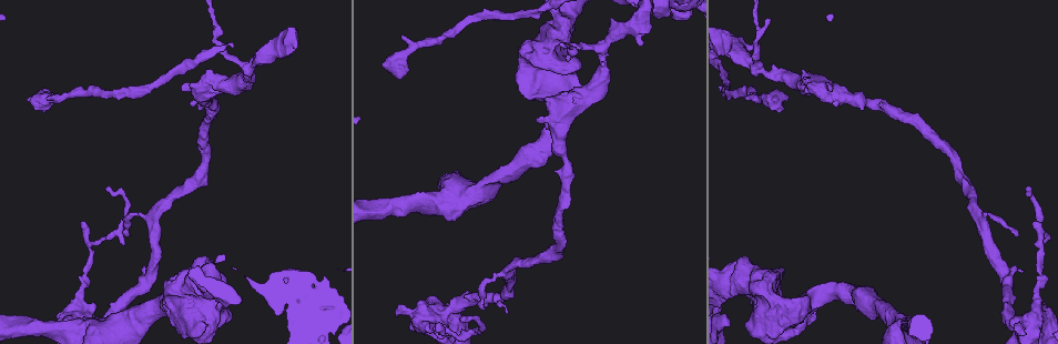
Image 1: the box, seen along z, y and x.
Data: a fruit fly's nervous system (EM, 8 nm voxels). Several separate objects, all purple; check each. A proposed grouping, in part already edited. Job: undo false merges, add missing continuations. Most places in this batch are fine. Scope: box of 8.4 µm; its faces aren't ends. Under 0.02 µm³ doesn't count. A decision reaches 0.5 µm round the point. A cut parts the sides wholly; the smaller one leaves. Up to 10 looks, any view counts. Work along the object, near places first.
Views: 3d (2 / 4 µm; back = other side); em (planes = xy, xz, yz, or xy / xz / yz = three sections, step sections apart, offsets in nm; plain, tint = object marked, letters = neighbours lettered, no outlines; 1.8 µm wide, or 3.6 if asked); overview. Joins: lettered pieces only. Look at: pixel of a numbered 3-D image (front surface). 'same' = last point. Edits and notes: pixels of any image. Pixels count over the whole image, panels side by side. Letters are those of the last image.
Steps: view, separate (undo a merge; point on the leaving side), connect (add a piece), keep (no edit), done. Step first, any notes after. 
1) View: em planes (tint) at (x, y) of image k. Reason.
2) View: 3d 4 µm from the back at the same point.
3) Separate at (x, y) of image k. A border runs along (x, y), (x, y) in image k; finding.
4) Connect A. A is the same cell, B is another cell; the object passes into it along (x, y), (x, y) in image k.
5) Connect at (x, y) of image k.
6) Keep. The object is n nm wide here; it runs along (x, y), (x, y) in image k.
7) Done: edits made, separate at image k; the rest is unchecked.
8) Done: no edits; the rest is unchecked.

View: em xy step 8 (tint) at (69, 96) of image 1. Calibre changes.

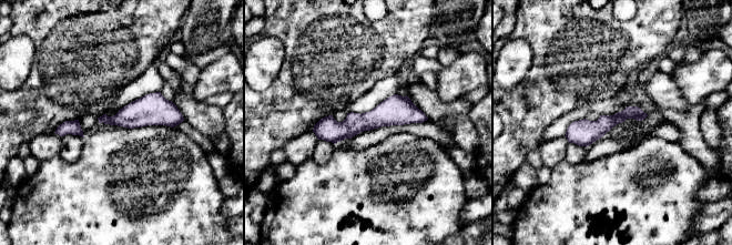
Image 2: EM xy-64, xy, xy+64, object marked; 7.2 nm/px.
View: em planes (letters) at the same point. Another direction.

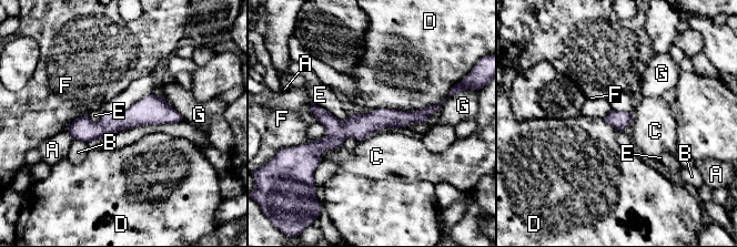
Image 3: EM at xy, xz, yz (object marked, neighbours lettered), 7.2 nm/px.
Keep. The object is 130 nm wide here; A, B, C, D, E, F and G are other cells; a border runs along (445, 98), (419, 110), (359, 114) in image 3; one cell here.

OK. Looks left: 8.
View: 3d 4 µm at (245, 68) of image 1. Abrupt turn.

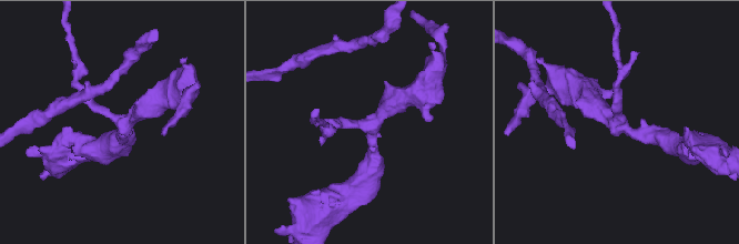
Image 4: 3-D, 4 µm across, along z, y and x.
View: em xy step 16 (tint) at (617, 120) of image 4. 3 arms meet here; now the EM.

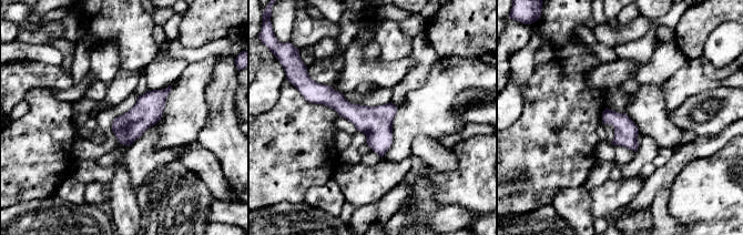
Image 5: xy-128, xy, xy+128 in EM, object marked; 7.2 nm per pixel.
View: em planes (letters) at the same point.

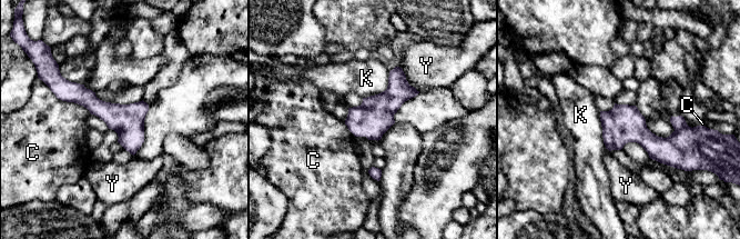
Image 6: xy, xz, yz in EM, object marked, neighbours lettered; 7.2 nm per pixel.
Keep. The object is 240 nm wide here; C, K and Y are other cells; a border runs along (389, 71), (387, 87), (363, 98) in image 6; one cell here.

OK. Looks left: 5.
View: 3d 4 µm at (555, 24) of image 1.

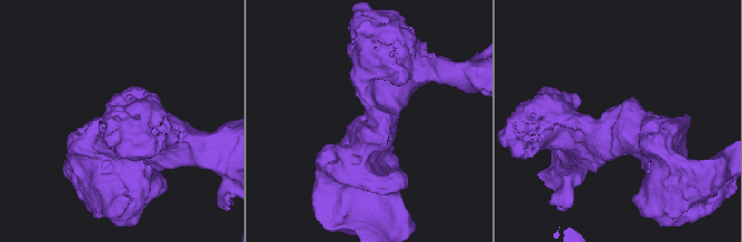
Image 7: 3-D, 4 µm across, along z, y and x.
View: em planes (letters) at (621, 139) of image 7. 4 arms meet here; shape alone is not enough.

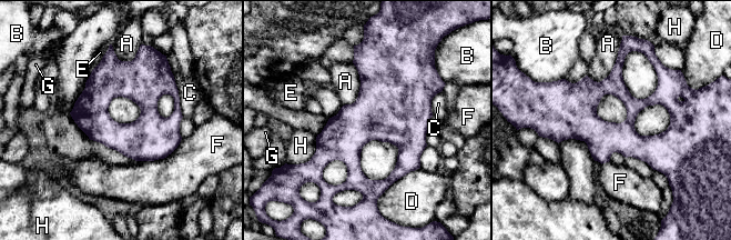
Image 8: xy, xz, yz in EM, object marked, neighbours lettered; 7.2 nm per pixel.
Keep. The object is 260 nm wide here; the longest contact is with D, 400 nm; A, B, C, D, E, F, G and H are other cells; all the same cell.

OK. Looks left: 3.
View: 3d 4 µm at (482, 310) of image 1. Branch stops here.

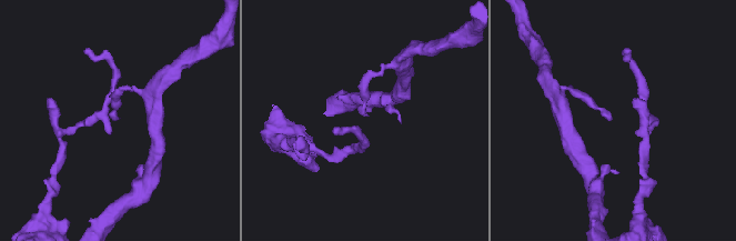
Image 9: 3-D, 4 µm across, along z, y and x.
View: em planes (letters) at (366, 115) of image 9. Need the tissue.

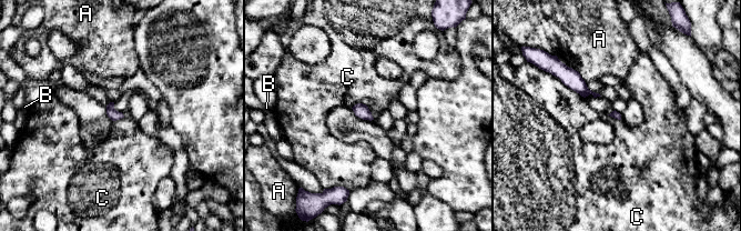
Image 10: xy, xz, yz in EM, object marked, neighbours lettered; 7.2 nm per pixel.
Keep. A, B and C are other cells; a border runs along (551, 74), (585, 98) in image 10; no lettered piece goes on from it.

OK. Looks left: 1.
Done: no edits; the rest is unchecked.

